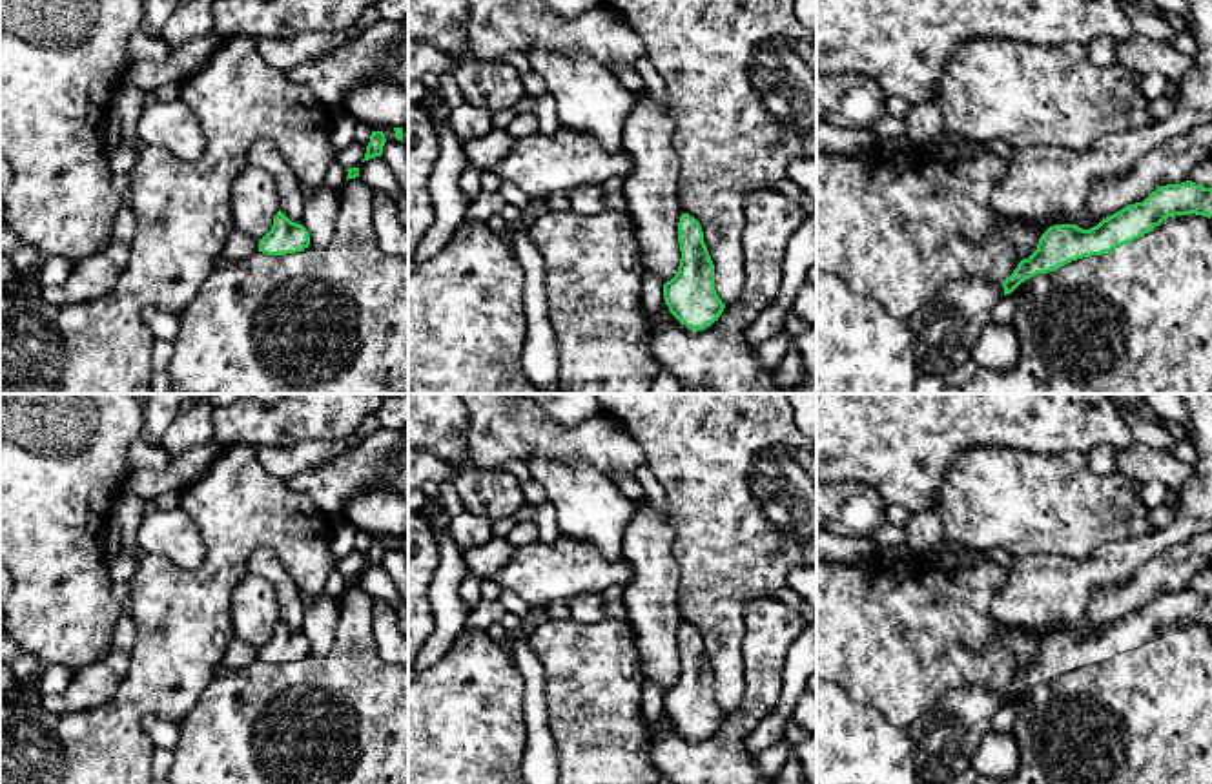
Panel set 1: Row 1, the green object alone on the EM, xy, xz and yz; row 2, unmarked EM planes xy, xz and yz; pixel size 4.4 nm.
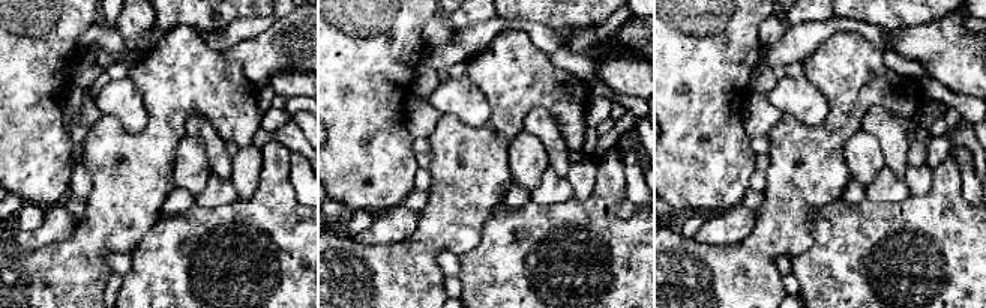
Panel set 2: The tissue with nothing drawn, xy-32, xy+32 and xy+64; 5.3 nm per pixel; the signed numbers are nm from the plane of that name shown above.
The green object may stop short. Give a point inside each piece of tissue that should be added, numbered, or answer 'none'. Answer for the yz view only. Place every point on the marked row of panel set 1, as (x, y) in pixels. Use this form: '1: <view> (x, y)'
1: yz (943, 332)

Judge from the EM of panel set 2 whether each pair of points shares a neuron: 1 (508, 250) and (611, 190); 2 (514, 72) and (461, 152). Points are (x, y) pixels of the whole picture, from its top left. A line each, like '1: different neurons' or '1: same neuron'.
1: same neuron
2: same neuron

